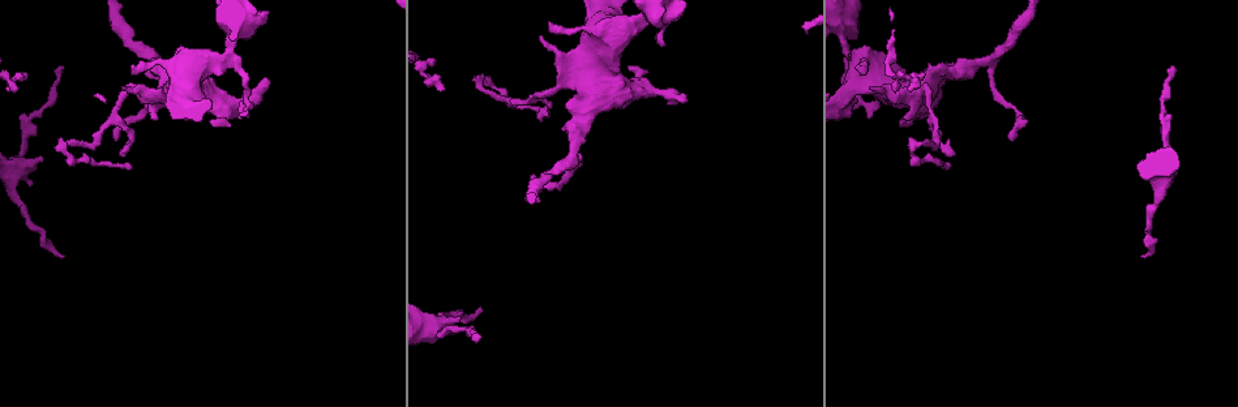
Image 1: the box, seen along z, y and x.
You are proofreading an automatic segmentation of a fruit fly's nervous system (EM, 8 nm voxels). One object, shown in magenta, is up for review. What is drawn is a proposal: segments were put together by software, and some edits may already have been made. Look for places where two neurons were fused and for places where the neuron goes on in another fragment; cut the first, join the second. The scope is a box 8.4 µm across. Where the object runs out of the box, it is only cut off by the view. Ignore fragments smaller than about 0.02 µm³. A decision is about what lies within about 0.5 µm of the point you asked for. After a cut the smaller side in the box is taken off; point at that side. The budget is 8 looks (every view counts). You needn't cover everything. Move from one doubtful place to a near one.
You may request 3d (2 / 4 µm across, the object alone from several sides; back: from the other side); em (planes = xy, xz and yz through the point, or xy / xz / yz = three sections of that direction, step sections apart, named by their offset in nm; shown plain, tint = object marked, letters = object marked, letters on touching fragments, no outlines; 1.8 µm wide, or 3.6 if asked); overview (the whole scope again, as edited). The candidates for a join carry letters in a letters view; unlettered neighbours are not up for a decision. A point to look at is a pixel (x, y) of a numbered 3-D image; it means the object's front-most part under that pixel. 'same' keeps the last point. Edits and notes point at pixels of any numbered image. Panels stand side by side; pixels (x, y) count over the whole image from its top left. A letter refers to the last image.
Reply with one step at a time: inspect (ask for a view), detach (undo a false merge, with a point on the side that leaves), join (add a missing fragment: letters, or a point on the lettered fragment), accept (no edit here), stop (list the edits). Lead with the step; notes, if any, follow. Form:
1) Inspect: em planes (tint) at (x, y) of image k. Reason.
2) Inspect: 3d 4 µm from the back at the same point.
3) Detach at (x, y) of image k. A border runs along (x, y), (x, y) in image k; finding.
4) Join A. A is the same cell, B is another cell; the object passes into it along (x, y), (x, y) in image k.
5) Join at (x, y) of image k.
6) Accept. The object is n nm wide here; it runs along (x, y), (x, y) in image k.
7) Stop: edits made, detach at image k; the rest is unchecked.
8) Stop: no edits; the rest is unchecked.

Inspect: em planes (letters) at (62, 255) of image 1. Free end.

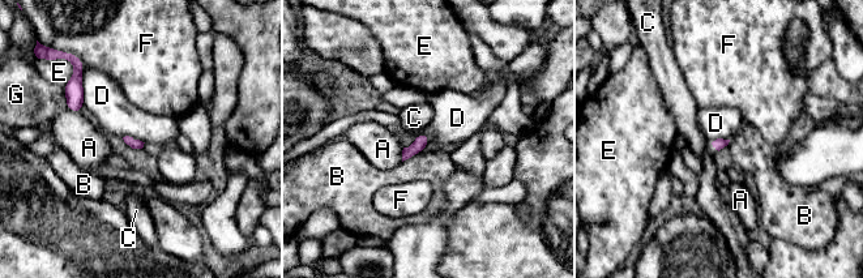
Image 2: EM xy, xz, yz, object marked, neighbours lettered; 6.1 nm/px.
Accept. The longest contact is with D, 220 nm; A, B, C, D, E, F and G are other cells; a border runs along (85, 68), (82, 73), (82, 103) in image 2; no lettered fragment goes on from it.

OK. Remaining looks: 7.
Inspect: 3d 4 µm at (460, 318) of image 1.

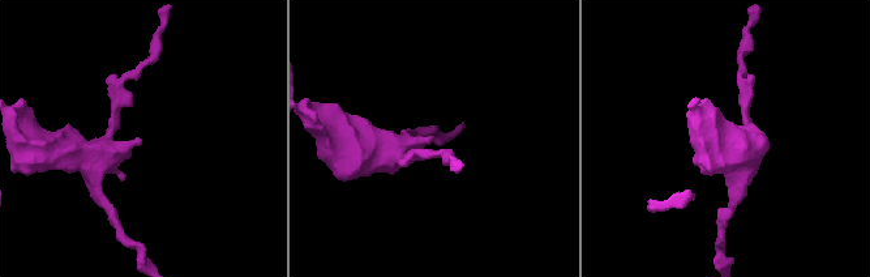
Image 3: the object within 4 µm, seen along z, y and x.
Inspect: em yz step 4 (letters) at (432, 138) of image 3.

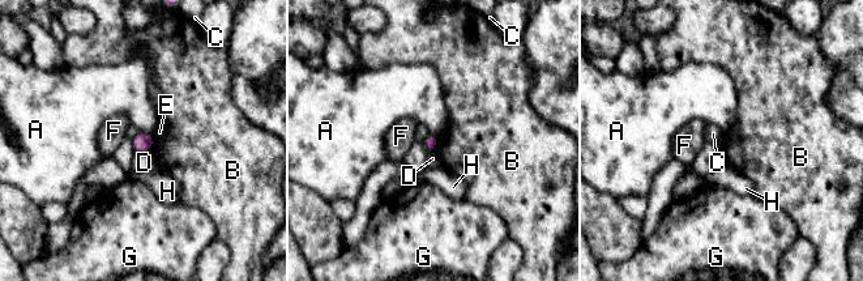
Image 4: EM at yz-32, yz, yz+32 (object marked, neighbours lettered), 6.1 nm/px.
Accept. A, B, C, D, E, F, G and H are other cells; a border runs along (439, 136), (434, 150) in image 4; none of them fits.

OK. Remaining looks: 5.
Inspect: em planes (letters) at (1009, 138) of image 1. Tapers out.

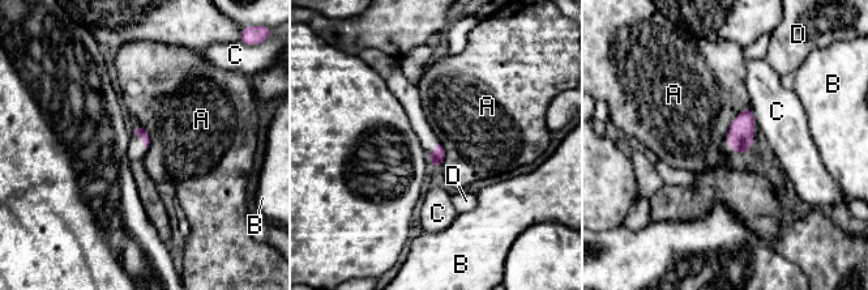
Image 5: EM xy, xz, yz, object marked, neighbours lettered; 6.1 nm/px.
Accept. The longest contact is with A, 260 nm; A, B, C and D are other cells; none of them fits.

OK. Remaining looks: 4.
Inspect: 3d 4 µm at (206, 59) of image 1. Small branch off a trunk.

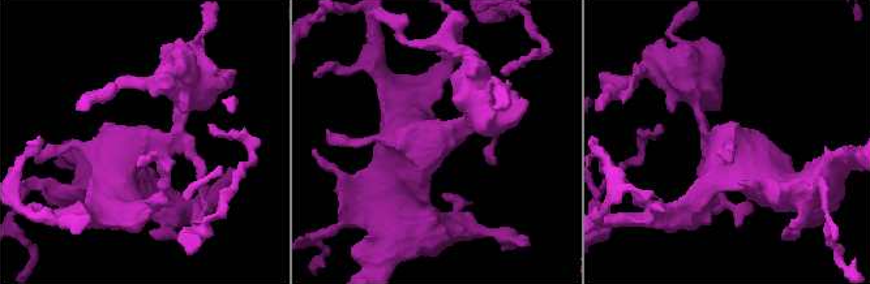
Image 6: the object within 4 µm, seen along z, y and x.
Inspect: em planes (letters) at (433, 141) of image 6.

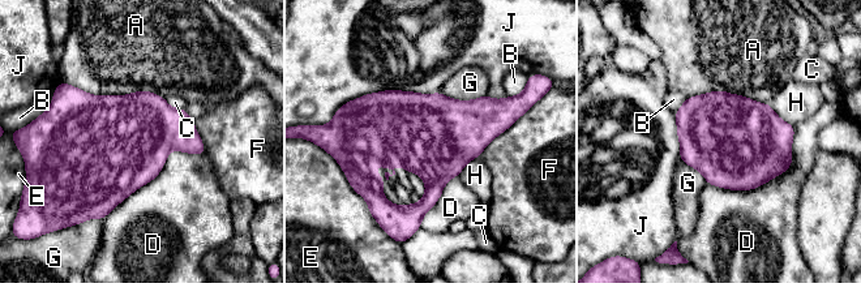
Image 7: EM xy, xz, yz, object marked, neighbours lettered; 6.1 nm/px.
Accept. The object is 500 nm wide here; A, B, C, D, E, F, G, H and J are other cells; one neuron here.

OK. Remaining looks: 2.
Stop: no edits; the rest is unchecked.

